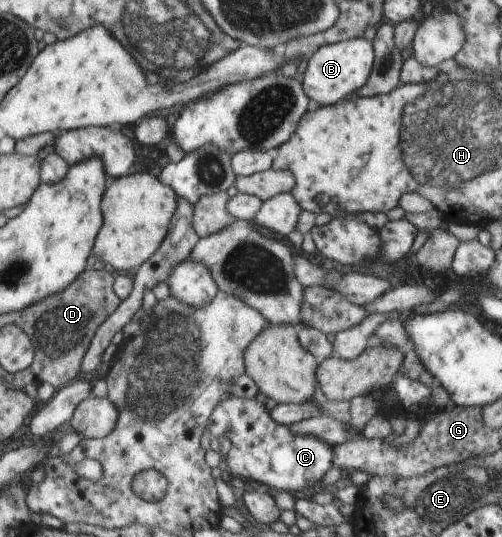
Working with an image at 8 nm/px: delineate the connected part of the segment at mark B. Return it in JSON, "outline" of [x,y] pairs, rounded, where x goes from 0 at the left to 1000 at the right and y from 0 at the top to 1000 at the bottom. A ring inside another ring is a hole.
{"outline":[[[725,65],[663,82],[645,82],[616,108],[606,132],[604,166],[635,197],[671,194],[705,175],[735,151],[749,115],[749,93]]]}

